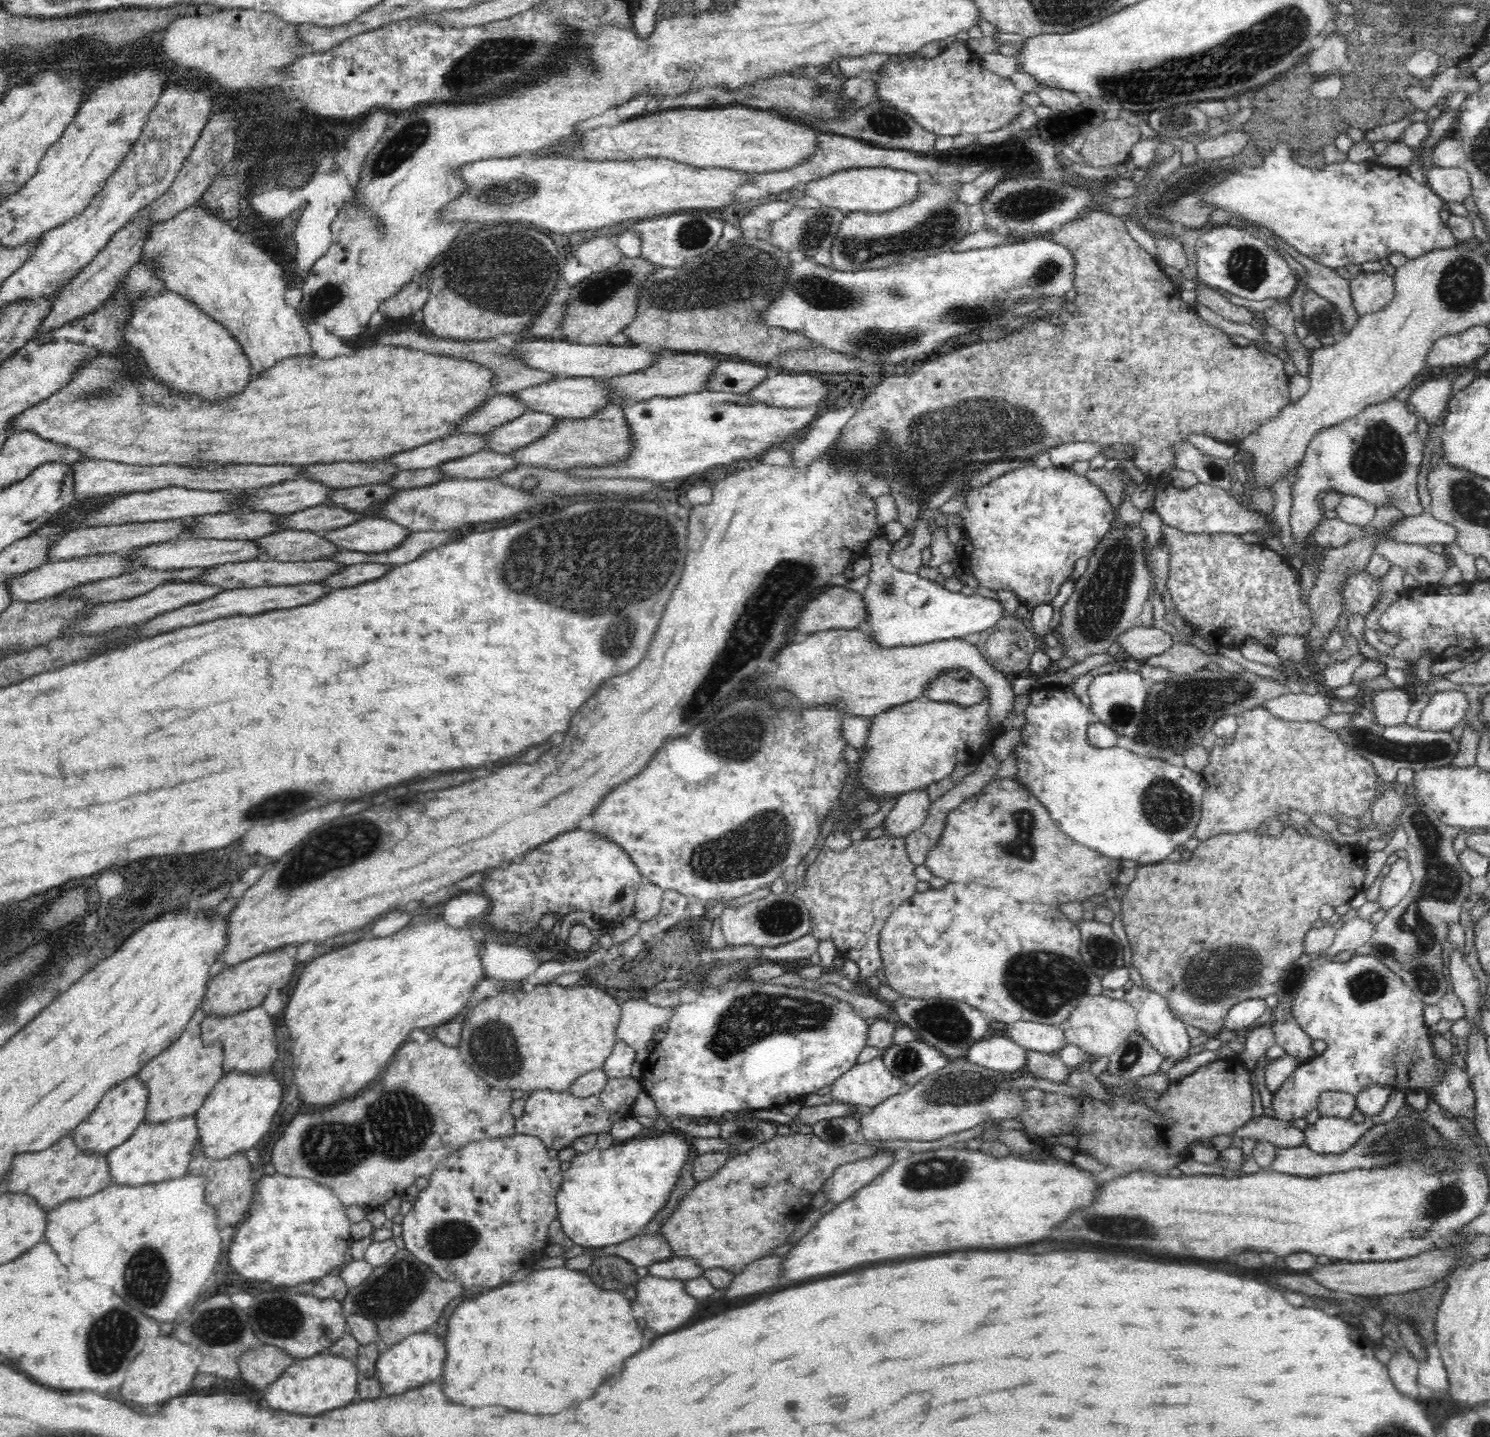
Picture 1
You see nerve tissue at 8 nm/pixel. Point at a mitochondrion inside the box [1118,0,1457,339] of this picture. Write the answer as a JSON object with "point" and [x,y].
{"point":[1246,266]}

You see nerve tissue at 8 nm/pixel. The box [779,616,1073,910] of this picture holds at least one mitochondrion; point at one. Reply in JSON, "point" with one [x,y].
{"point":[1024,847]}

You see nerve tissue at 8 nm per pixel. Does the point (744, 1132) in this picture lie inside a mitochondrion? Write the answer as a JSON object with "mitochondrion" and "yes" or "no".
{"mitochondrion":"yes"}

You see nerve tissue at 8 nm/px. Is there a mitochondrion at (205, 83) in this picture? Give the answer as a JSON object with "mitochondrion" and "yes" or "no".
{"mitochondrion":"no"}

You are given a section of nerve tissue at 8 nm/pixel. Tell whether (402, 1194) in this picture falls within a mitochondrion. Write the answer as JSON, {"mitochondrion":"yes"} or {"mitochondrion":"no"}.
{"mitochondrion":"no"}

